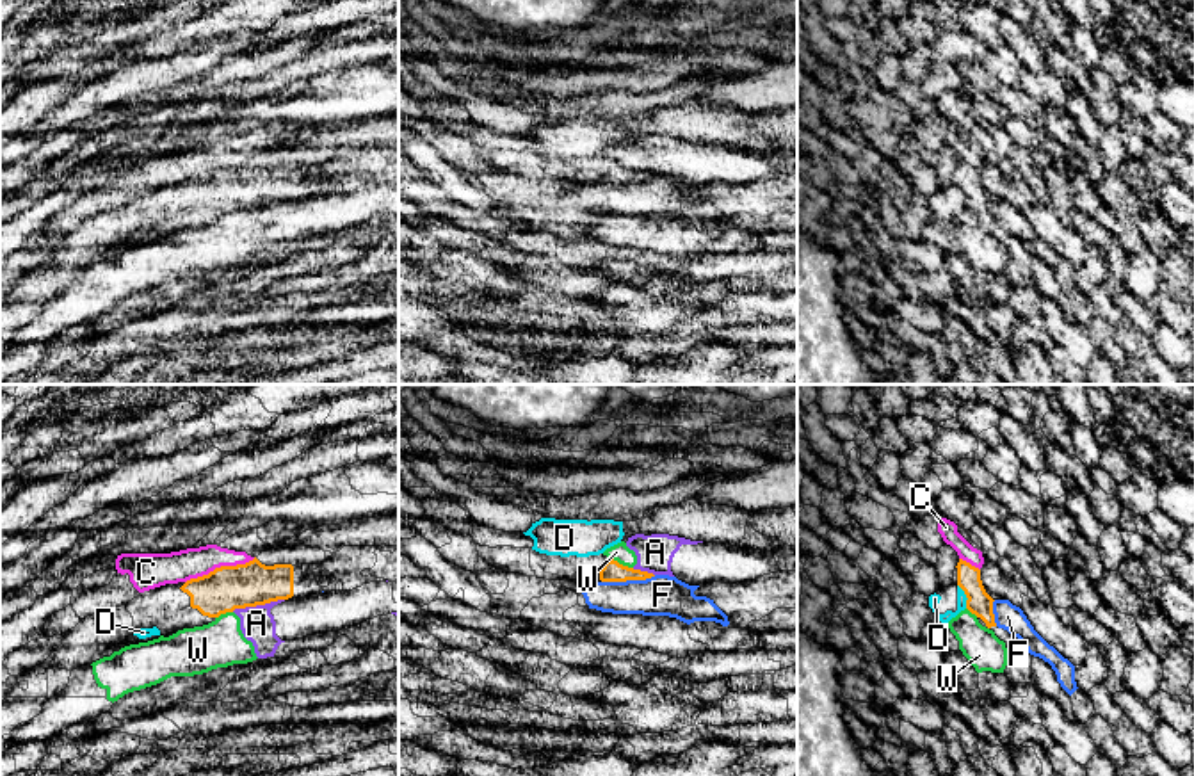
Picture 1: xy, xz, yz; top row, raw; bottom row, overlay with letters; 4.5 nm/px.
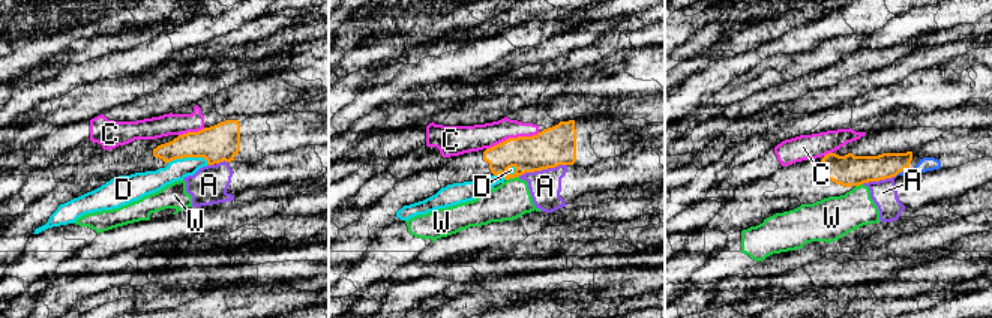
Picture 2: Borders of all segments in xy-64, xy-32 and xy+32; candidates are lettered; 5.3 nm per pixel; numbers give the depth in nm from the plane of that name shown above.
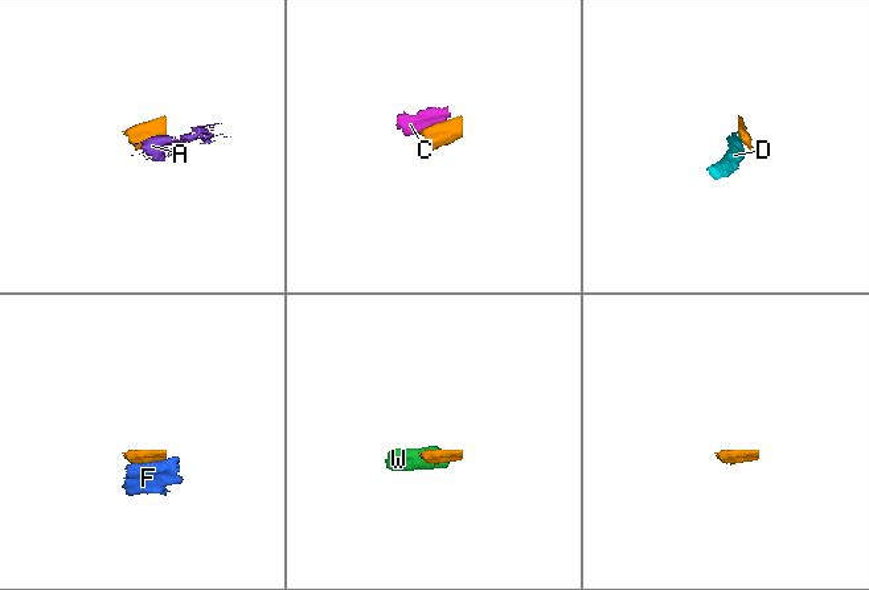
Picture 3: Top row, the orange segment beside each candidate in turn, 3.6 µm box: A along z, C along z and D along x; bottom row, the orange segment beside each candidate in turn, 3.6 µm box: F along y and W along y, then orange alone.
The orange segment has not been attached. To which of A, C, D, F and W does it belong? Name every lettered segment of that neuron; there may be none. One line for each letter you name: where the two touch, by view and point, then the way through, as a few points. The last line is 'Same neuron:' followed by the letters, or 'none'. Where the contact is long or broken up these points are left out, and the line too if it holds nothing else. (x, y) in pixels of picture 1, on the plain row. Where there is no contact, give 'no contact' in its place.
Same neuron: none

